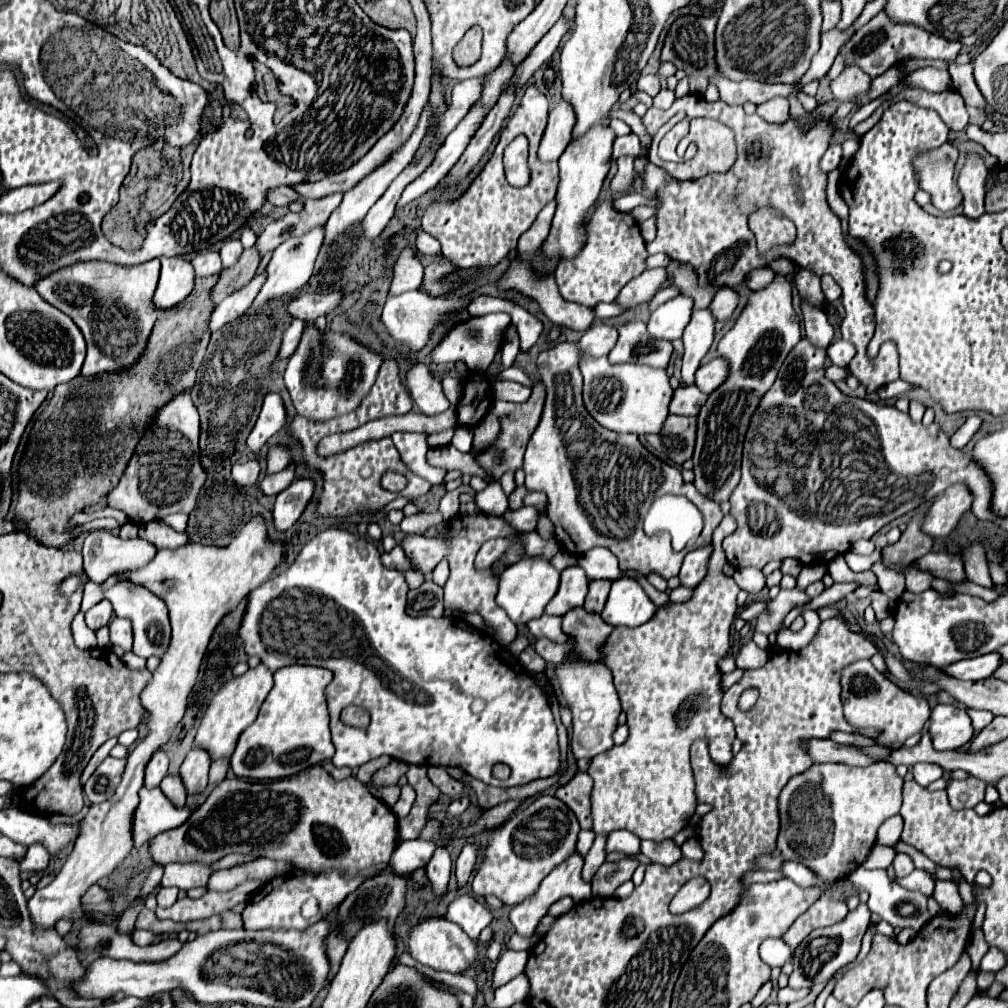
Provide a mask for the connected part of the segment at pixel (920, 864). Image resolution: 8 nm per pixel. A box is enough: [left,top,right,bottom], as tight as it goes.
[898,841,936,873]

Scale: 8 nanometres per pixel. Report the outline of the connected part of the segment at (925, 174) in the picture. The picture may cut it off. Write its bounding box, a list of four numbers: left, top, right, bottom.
[920,143,962,211]

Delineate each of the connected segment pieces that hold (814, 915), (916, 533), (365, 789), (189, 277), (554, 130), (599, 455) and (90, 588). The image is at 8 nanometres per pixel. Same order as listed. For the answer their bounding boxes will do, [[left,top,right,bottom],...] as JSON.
[[784,893,848,949],[882,513,932,565],[150,765,398,879],[154,257,194,309],[538,101,576,163],[522,325,722,579],[81,583,172,657]]

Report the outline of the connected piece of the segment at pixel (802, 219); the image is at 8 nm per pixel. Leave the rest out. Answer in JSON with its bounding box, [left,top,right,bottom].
[612,93,898,393]

